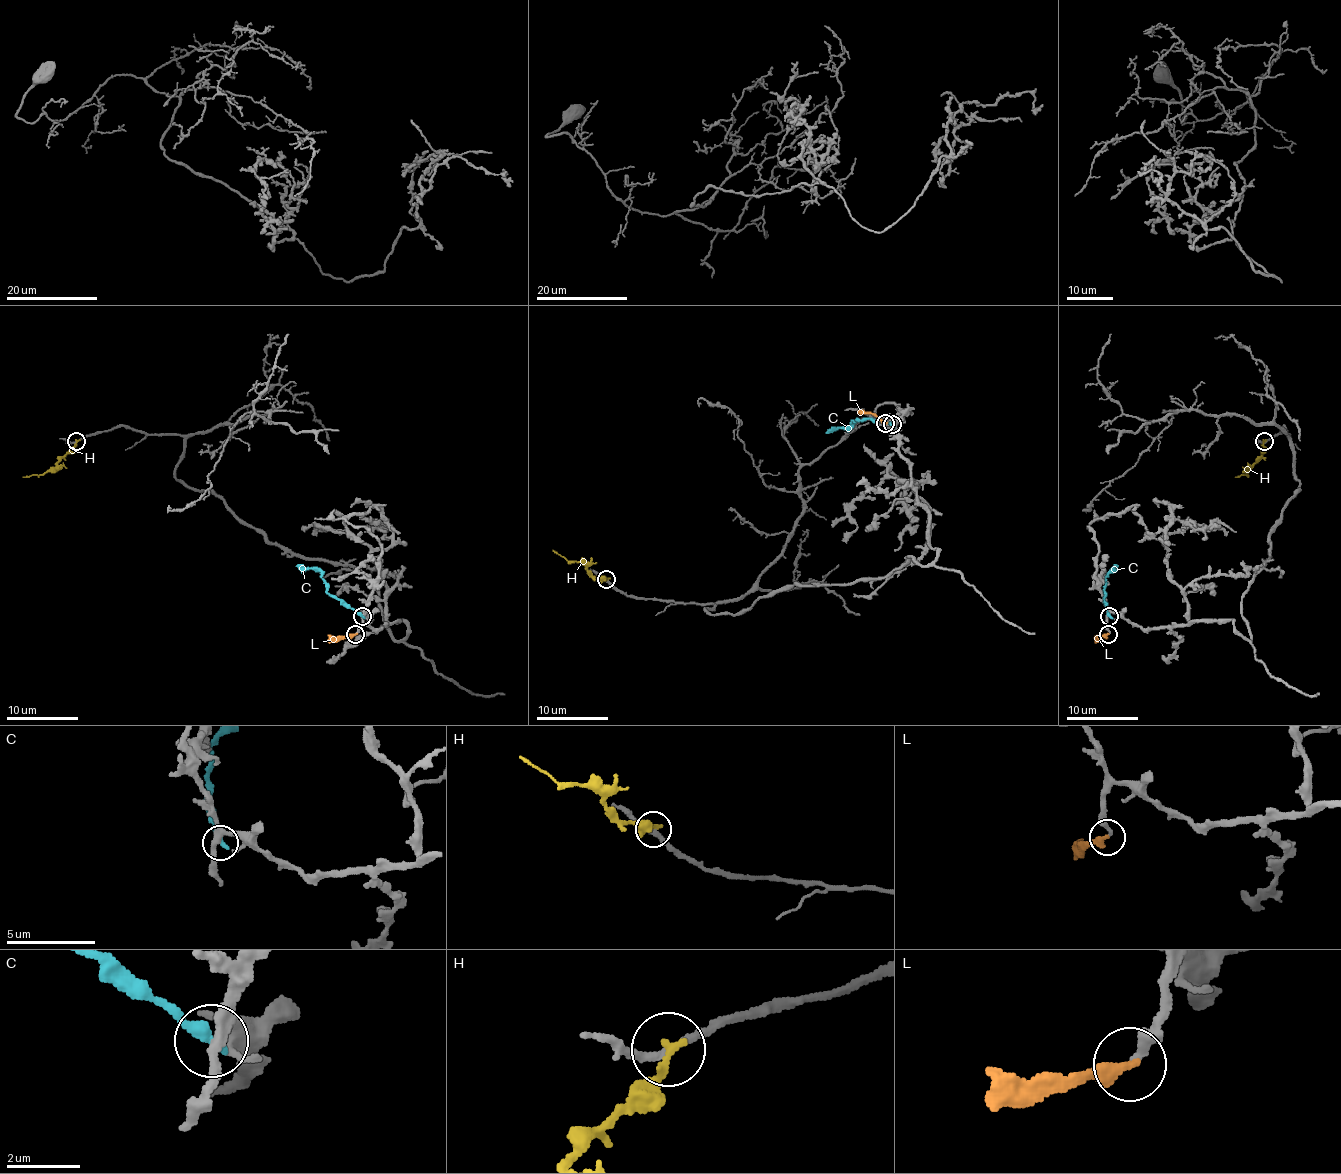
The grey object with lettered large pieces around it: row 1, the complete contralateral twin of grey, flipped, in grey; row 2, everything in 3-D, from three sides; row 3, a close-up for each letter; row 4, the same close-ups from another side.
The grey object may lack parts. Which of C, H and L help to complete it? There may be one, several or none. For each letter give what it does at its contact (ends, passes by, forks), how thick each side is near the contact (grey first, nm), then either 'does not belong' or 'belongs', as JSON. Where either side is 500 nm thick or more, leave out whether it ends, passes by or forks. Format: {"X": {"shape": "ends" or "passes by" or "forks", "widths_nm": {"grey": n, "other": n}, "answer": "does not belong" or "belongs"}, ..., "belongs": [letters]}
{"C": {"shape": "ends", "widths_nm": {"grey": 320, "other": 380}, "answer": "does not belong"}, "H": {"shape": "ends", "widths_nm": {"grey": 220, "other": 260}, "answer": "does not belong"}, "L": {"shape": "ends", "widths_nm": {"grey": 280, "other": 320}, "answer": "belongs"}, "belongs": ["L"]}

